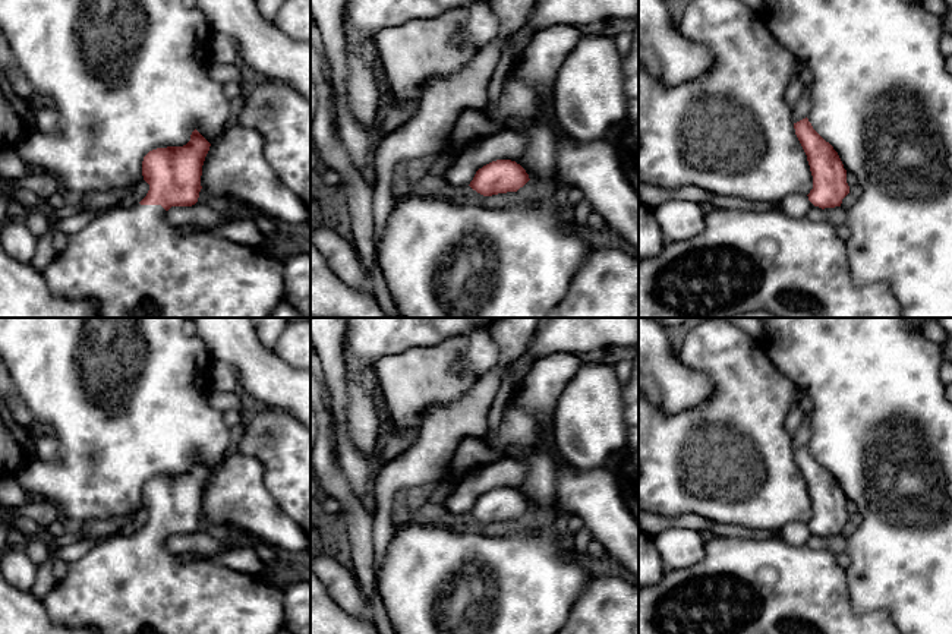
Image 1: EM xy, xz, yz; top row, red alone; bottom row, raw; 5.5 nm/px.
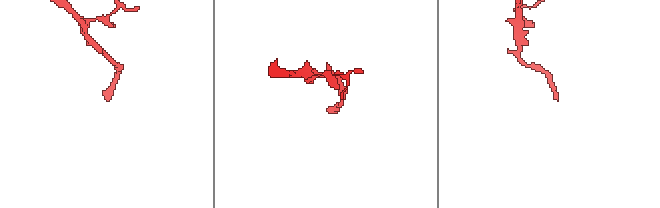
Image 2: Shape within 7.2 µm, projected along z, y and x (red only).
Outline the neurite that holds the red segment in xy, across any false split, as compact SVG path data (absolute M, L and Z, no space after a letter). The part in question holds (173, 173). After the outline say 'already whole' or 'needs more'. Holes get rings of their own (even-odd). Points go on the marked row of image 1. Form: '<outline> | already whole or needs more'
M195 129L183 146L149 151L142 161L142 176L149 184L146 196L133 206L117 205L98 212L88 225L67 234L64 250L56 253L42 271L51 293L69 300L94 299L100 318L269 318L284 300L284 264L262 247L243 246L205 230L180 233L167 220L171 206L192 206L198 202L209 146Z | needs more

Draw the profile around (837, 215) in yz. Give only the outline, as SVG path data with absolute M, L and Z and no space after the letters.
M813 205L807 214L807 218L811 221L829 221L838 227L838 225L845 224L847 209L841 206L822 209Z

